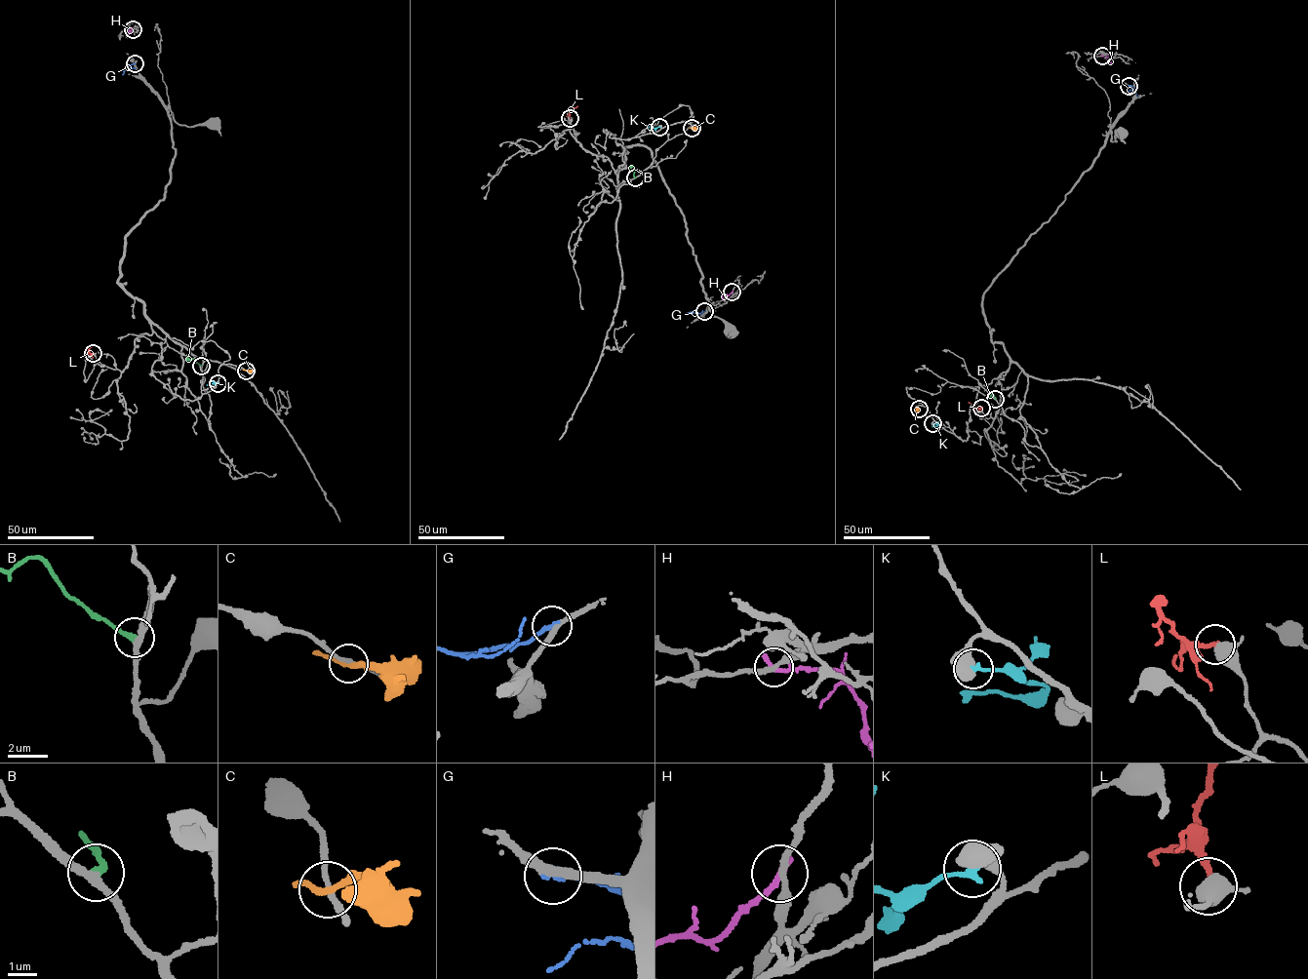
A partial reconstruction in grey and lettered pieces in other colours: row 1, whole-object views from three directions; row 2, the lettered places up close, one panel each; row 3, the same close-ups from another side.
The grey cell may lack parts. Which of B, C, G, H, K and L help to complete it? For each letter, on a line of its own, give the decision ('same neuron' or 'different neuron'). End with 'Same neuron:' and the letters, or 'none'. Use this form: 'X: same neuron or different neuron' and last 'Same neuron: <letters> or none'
B: same neuron
C: different neuron
G: different neuron
H: different neuron
K: different neuron
L: different neuron
Same neuron: B

